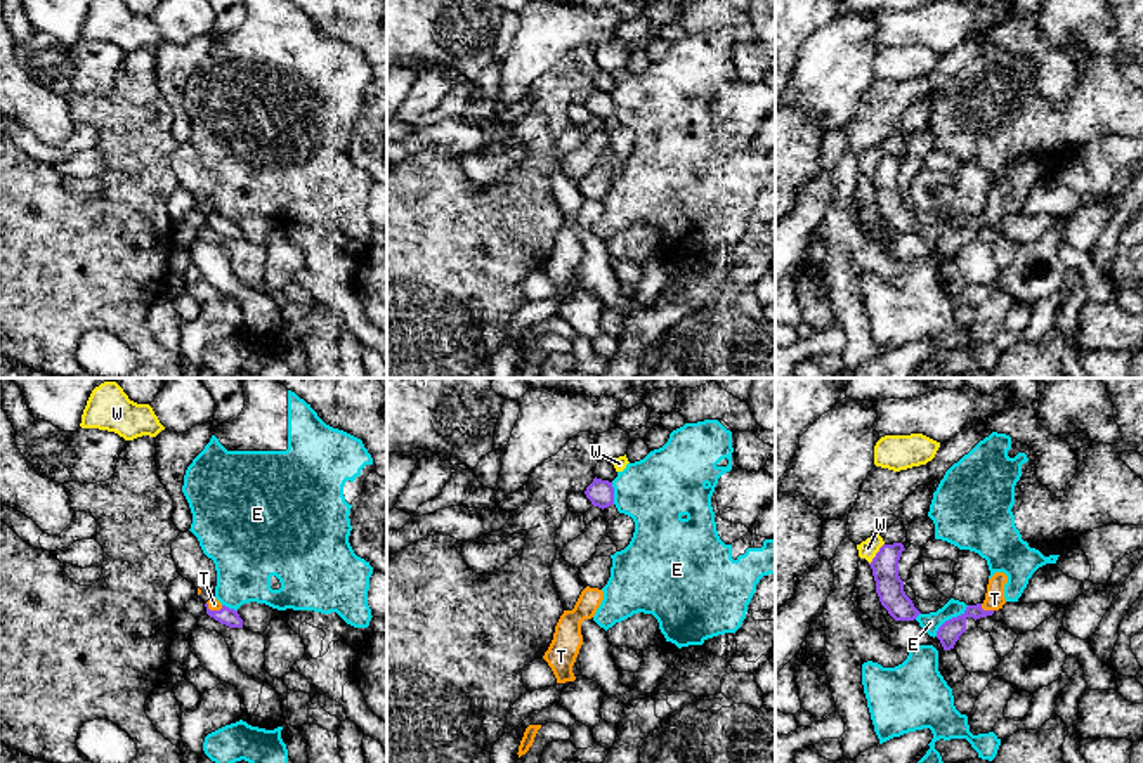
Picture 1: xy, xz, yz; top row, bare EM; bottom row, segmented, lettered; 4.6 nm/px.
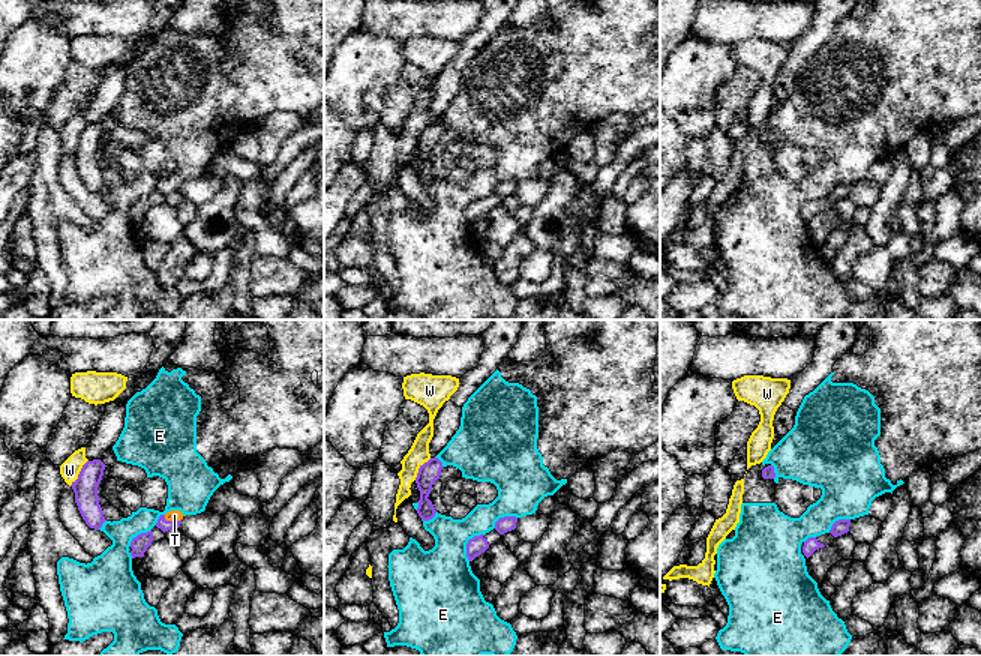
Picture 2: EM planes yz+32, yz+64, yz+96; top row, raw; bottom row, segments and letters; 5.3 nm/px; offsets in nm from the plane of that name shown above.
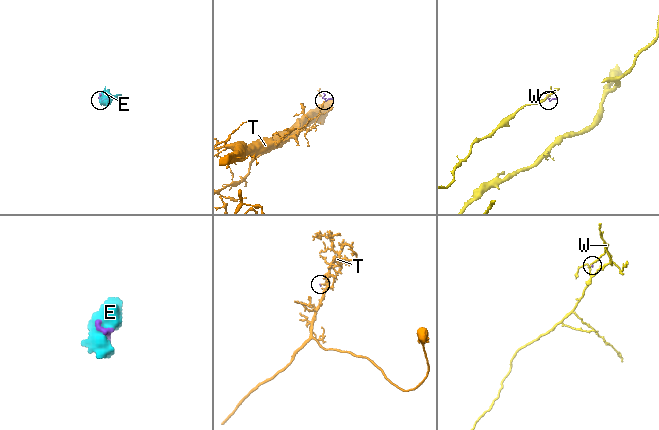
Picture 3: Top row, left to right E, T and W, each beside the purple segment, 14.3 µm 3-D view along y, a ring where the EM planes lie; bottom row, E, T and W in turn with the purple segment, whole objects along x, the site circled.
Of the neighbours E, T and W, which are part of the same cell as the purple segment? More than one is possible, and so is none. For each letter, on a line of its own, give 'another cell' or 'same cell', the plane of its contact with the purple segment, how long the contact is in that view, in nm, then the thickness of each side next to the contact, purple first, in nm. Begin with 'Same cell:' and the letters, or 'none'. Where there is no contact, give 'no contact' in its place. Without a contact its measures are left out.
Same cell: T
E: another cell | yz | 220 nm | 100/90 nm
T: same cell | yz | 70 nm | 100/100 nm
W: another cell | yz | 120 nm | 130/90 nm

